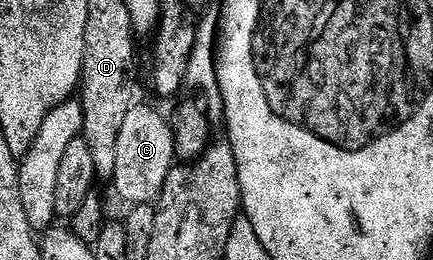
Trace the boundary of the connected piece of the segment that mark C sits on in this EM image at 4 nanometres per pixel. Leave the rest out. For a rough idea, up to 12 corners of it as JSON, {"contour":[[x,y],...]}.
{"contour":[[128,109],[114,191],[153,204],[176,165],[171,120]]}

